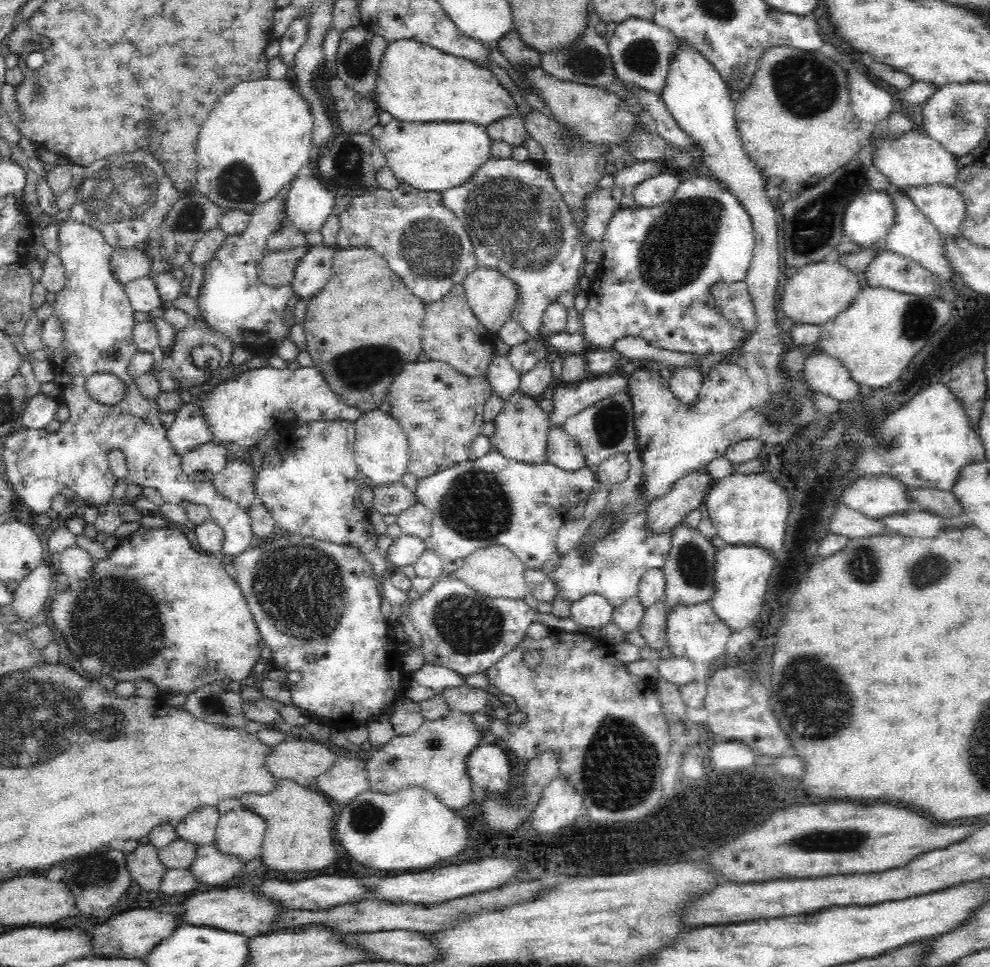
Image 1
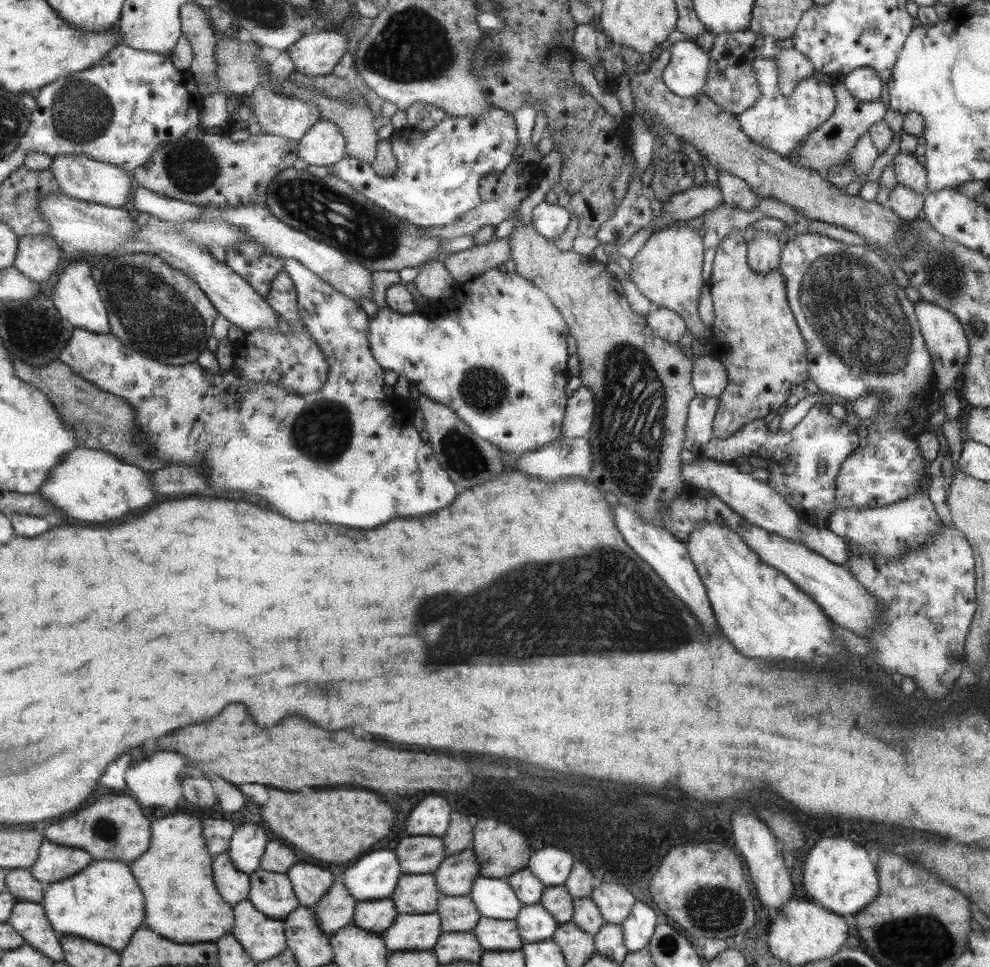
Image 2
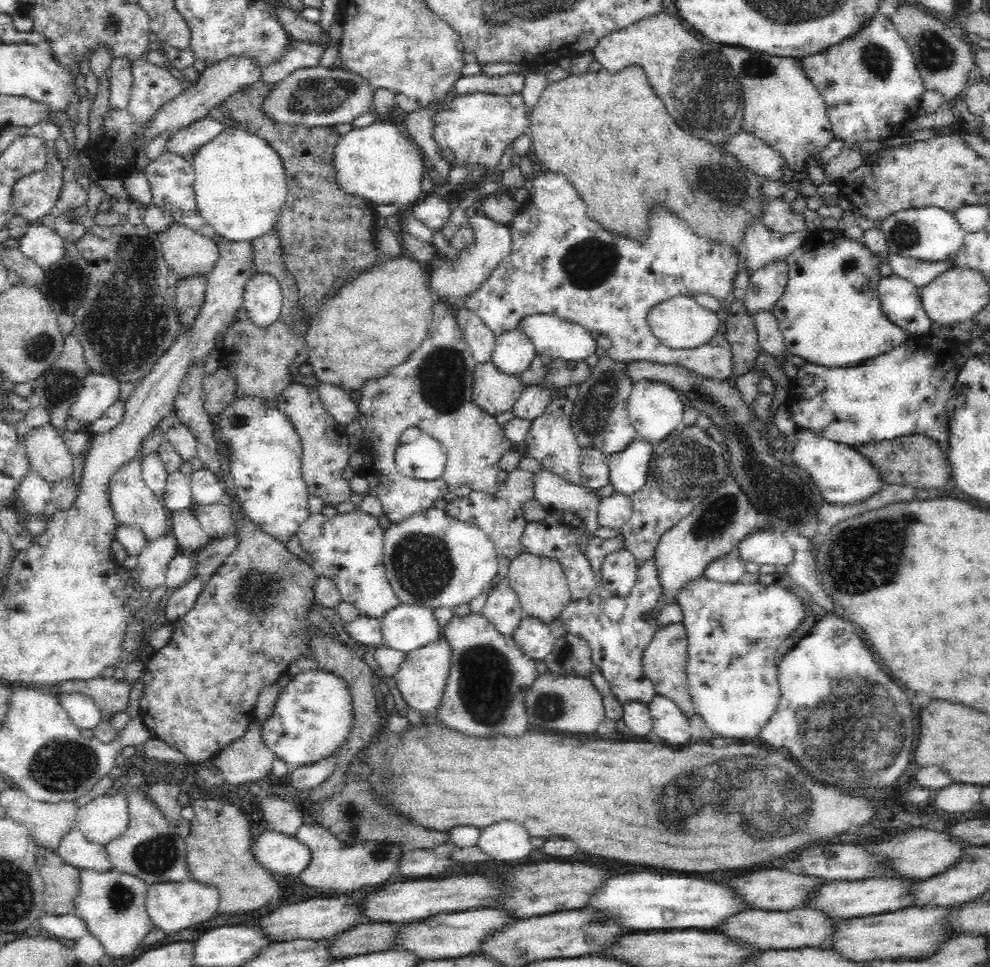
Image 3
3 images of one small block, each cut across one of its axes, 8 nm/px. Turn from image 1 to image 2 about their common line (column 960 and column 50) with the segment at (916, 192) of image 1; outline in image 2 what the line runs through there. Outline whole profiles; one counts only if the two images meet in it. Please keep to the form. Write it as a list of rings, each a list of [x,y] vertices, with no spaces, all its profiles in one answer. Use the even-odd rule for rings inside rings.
[[[66,194],[50,195],[40,201],[42,214],[53,226],[51,235],[65,252],[68,261],[80,261],[90,254],[96,256],[115,256],[120,252],[134,254],[153,254],[182,274],[189,275],[206,295],[218,312],[232,324],[240,327],[245,333],[256,329],[274,327],[277,329],[279,313],[266,303],[258,291],[254,290],[247,279],[234,271],[226,262],[219,261],[210,251],[198,248],[190,238],[186,238],[173,222],[151,220],[145,225],[136,224],[136,214],[128,207],[117,208],[85,202],[71,198]]]

